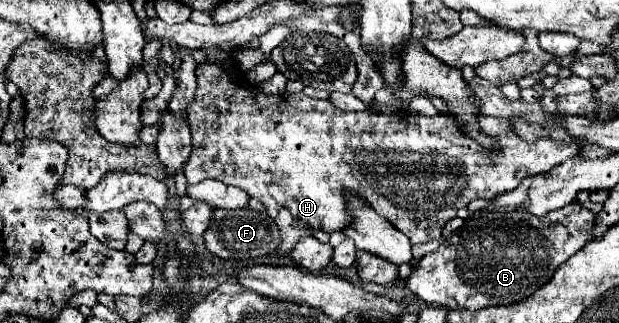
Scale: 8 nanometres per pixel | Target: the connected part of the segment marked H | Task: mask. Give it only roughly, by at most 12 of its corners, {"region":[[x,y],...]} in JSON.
{"region":[[196,67],[192,185],[258,199],[280,255],[348,223],[410,243],[580,153],[478,115],[344,113]]}

